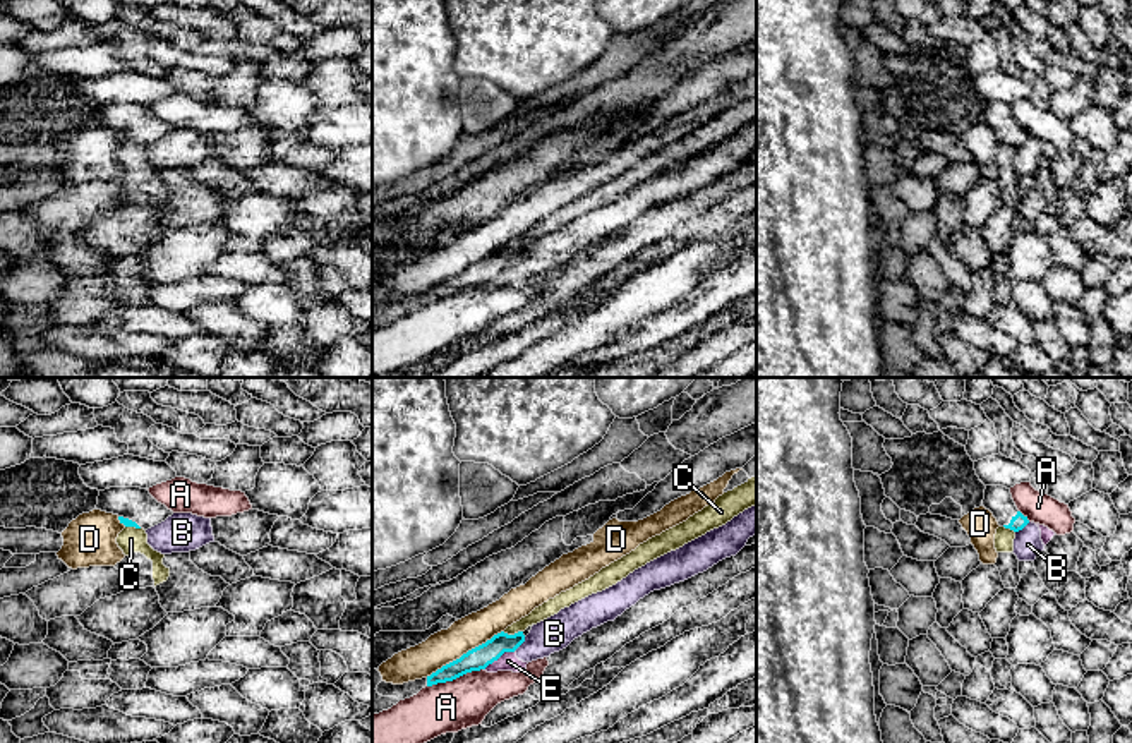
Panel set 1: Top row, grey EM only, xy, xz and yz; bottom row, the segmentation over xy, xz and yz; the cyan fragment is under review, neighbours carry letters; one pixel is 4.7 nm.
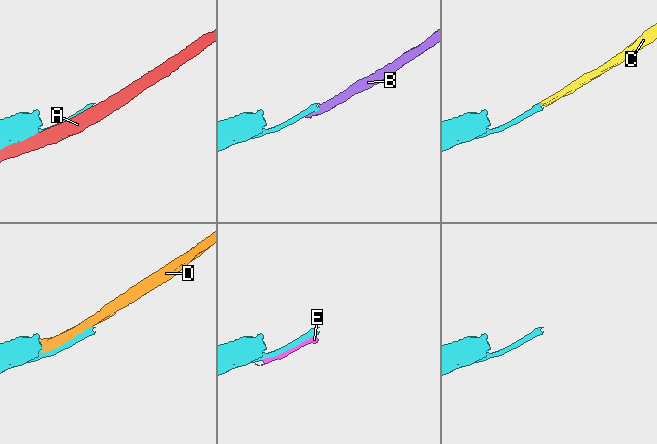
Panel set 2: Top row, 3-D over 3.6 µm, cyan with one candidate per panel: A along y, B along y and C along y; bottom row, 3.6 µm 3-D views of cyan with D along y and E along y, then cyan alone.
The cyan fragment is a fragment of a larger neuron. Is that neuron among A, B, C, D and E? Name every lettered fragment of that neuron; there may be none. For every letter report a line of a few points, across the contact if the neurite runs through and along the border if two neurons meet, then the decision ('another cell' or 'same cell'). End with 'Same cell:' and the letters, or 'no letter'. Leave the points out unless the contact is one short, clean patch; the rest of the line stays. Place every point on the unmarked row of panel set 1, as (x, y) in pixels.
A: another cell
B: line xz (525, 253), (513, 266); another cell
C: line xz (522, 246), (513, 249), (503, 247); another cell
D: another cell
E: another cell
Same cell: no letter

